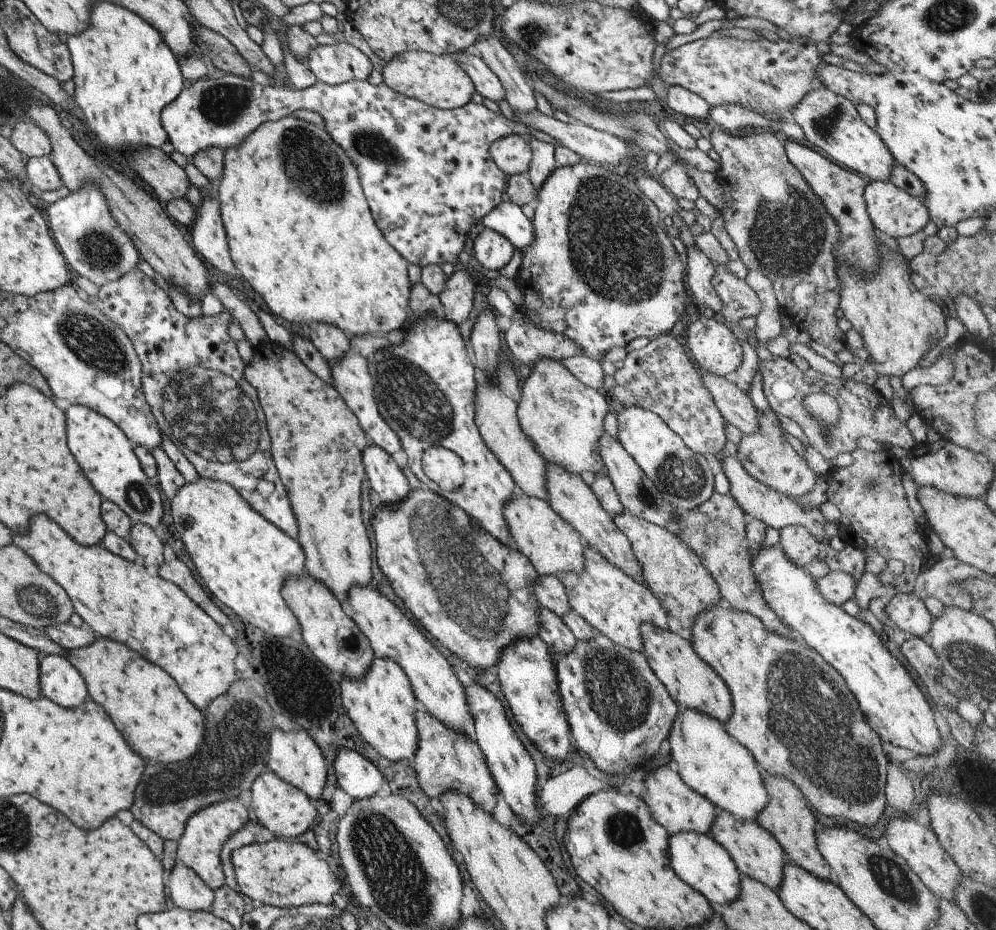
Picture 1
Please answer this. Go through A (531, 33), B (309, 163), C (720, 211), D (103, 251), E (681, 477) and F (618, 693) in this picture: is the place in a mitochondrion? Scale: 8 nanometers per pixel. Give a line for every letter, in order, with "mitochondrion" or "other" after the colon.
A: mitochondrion
B: mitochondrion
C: other
D: mitochondrion
E: mitochondrion
F: mitochondrion

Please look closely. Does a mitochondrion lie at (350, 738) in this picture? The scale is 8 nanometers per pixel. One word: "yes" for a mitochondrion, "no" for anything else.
no

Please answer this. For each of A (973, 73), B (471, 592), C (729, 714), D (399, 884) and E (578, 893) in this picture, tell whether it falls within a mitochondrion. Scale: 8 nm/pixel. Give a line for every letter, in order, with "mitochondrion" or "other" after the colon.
A: other
B: mitochondrion
C: other
D: mitochondrion
E: other

